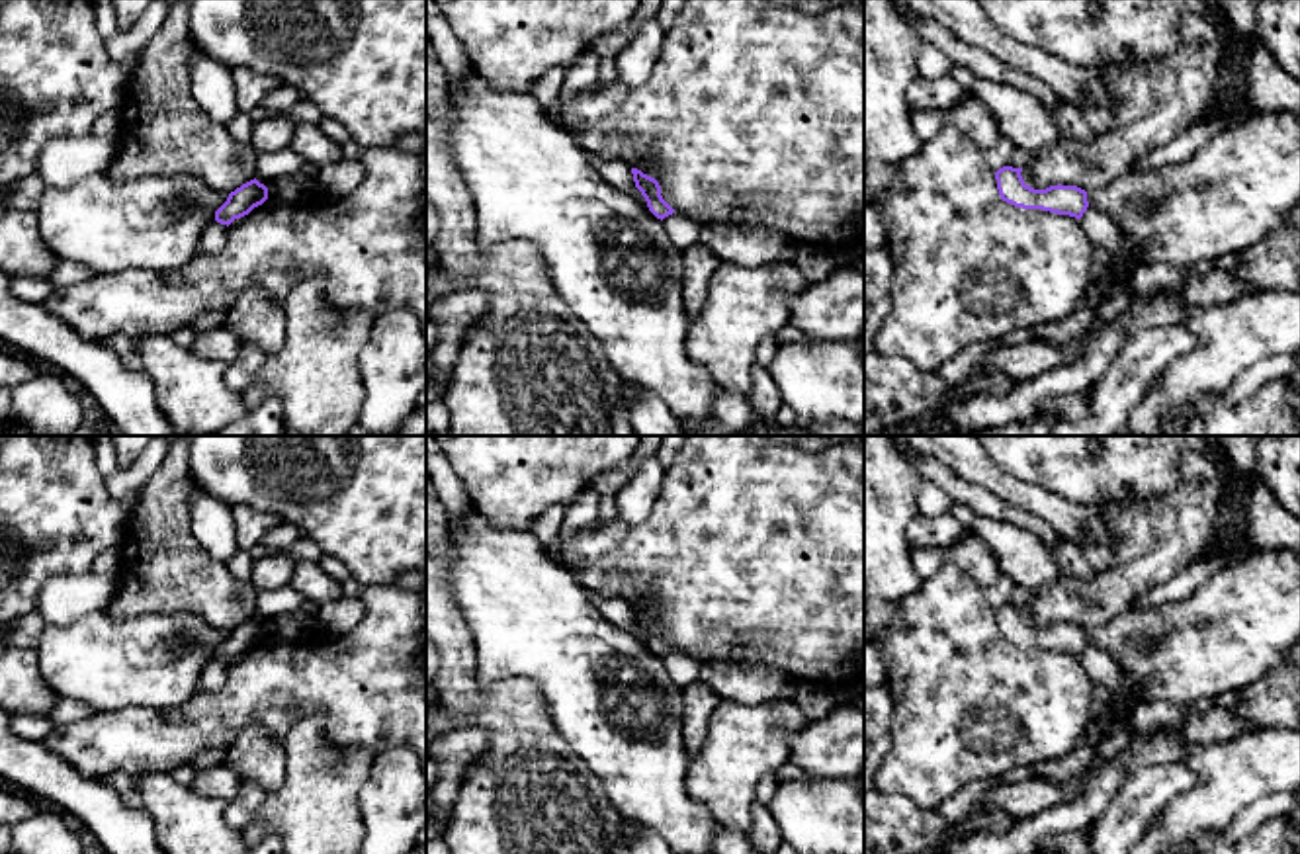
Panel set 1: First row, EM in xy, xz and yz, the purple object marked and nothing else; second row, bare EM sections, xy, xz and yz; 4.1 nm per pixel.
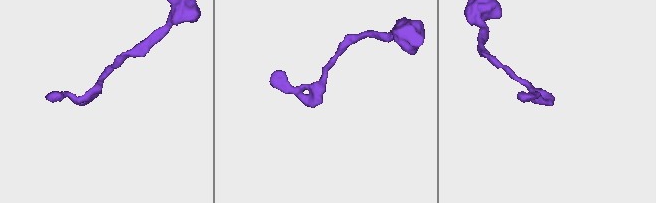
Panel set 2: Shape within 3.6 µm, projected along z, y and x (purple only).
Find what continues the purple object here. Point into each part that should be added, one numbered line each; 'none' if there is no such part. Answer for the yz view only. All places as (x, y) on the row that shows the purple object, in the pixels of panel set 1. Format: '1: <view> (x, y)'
none

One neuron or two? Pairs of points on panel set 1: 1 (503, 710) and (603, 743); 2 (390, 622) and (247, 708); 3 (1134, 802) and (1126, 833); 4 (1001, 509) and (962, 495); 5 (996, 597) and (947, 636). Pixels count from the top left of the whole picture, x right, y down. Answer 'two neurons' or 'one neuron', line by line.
1: two neurons
2: one neuron
3: one neuron
4: one neuron
5: two neurons

